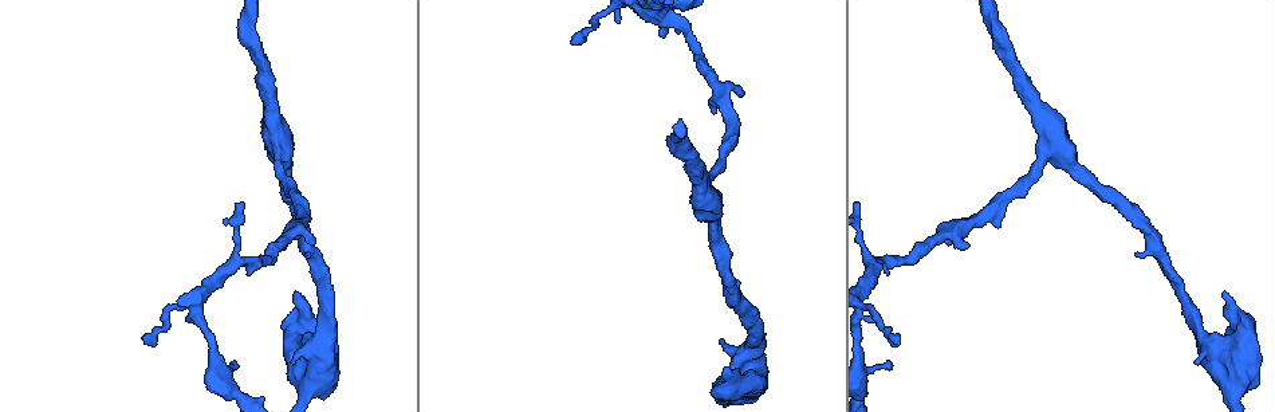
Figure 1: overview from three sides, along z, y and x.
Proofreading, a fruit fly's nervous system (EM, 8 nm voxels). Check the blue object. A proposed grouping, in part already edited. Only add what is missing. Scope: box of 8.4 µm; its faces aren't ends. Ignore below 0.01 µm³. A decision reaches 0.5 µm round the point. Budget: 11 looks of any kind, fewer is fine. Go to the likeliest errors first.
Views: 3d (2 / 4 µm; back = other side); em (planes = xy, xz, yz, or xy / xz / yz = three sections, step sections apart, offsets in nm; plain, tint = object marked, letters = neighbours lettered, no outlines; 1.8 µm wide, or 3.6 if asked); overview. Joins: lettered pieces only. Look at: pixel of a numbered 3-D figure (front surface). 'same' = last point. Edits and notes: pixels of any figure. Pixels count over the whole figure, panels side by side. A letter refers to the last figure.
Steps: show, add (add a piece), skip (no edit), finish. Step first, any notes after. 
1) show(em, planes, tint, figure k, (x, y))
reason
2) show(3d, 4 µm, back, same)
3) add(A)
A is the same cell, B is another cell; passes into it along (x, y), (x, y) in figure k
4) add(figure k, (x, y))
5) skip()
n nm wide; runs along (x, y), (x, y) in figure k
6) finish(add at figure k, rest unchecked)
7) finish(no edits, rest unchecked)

show(3d, 4 µm, back, figure 1, (751, 381))
sudden change in width

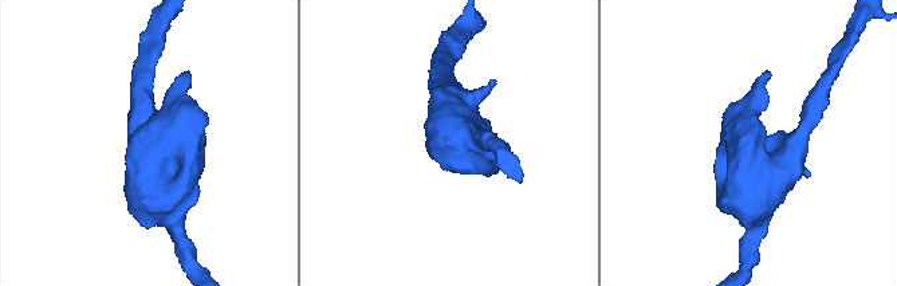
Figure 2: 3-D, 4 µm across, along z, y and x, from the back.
show(em, 3.6 µm, planes, tint, figure 2, (752, 163))

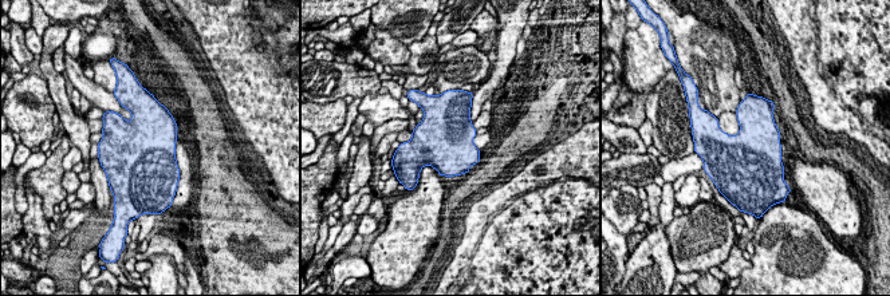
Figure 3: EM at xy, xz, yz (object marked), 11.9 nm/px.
show(em, 3.6 µm, planes, letters, same)
what lies round it

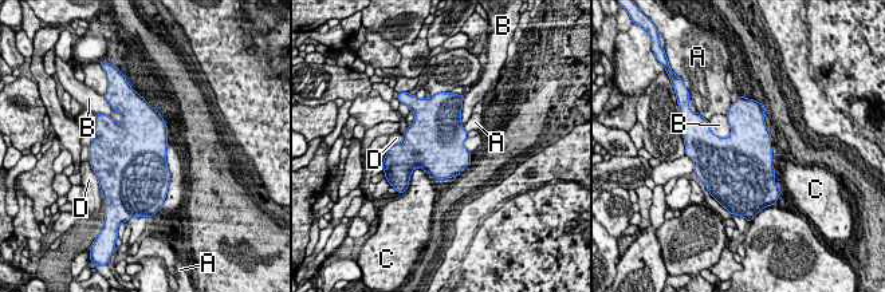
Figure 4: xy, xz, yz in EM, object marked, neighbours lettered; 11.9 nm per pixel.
skip()
700 nm wide; A, B, C and D are other cells; border along (708, 121), (716, 135), (730, 135) in figure 4; none of them fits

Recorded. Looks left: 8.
show(em, xz, step 8, tint, figure 1, (143, 336))
thin end

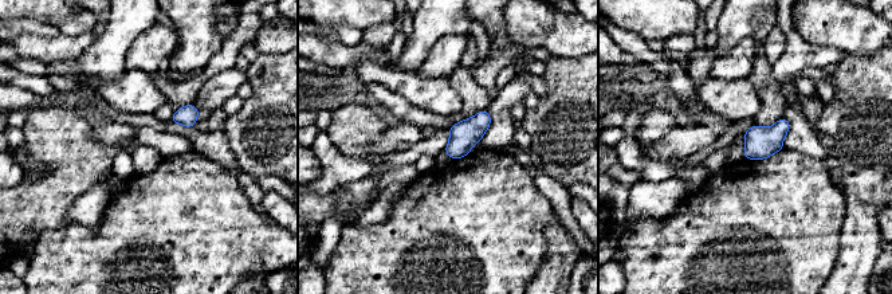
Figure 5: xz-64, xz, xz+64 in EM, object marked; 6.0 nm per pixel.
show(em, planes, tint, same)

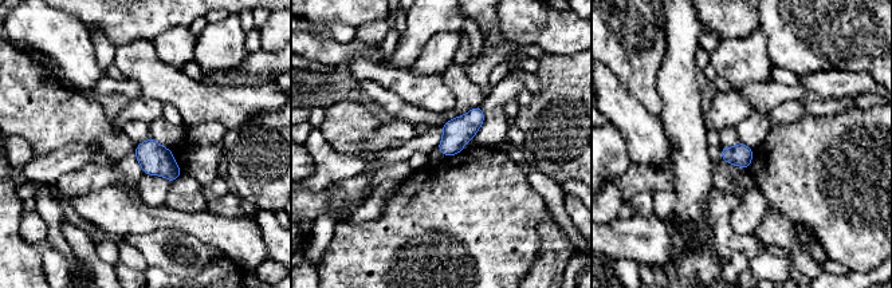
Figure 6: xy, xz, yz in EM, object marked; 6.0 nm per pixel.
show(em, planes, letters, same)

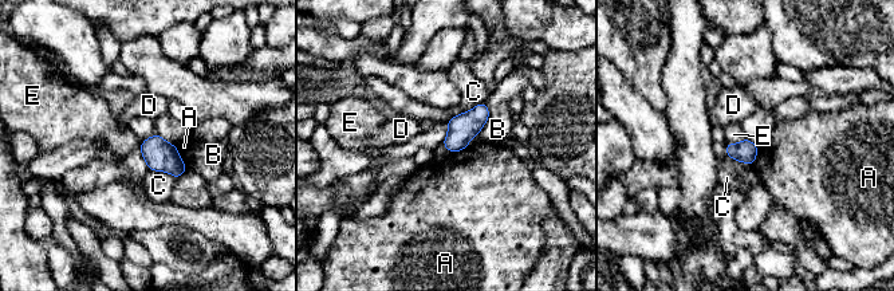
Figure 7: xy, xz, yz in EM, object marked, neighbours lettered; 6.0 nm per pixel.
skip()
130 nm wide; A, B, C, D and E are other cells; border along (448, 121), (448, 134), (441, 142) in figure 7; no lettered piece goes on from it

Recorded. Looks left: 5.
show(3d, 2 µm, figure 1, (725, 101))
arms part here

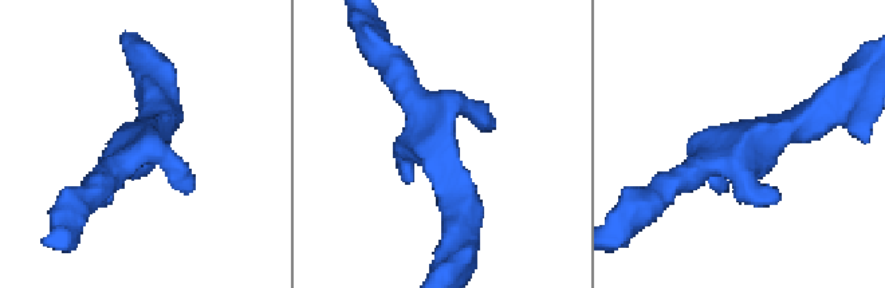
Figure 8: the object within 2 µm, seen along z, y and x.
show(em, planes, tint, figure 8, (135, 152))
now the EM

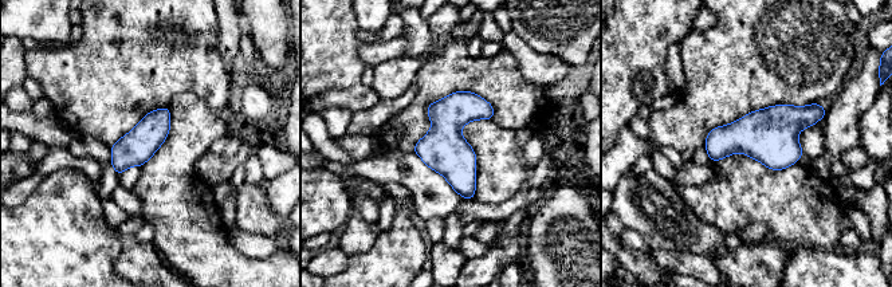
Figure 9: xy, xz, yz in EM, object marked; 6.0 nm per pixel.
show(em, planes, letters, same)

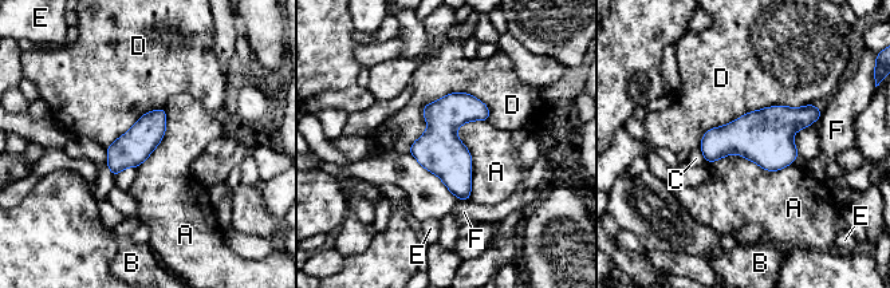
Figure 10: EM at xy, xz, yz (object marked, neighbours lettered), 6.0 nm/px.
skip()
A, B, C, D, E and F are other cells; border along (488, 119), (457, 129), (468, 200) in figure 10; none of them fits

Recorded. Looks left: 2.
finish(no edits, rest unchecked)

